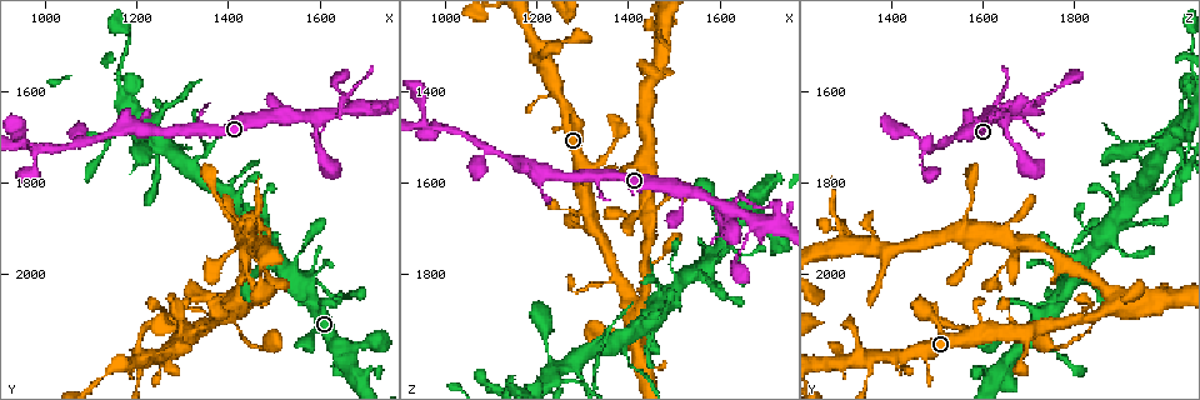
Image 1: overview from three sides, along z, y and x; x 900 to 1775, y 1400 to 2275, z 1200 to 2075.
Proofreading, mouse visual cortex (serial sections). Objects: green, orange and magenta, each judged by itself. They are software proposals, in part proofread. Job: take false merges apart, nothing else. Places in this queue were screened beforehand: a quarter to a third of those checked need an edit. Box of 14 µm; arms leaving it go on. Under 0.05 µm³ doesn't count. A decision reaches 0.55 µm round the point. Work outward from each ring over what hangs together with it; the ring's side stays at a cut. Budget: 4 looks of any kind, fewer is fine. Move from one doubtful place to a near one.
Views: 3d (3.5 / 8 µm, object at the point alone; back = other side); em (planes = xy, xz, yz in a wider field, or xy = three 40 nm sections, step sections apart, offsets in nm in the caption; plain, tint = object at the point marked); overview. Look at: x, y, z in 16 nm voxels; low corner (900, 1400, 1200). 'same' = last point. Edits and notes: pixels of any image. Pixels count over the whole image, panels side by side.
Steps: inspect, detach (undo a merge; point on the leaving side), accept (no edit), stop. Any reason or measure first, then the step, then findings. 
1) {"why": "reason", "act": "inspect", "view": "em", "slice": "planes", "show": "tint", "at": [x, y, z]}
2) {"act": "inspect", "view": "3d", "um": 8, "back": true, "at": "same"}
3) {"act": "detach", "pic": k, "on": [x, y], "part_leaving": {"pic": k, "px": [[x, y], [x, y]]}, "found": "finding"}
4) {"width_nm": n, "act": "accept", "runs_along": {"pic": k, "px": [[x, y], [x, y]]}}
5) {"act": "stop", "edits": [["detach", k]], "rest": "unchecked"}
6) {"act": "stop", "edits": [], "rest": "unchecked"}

{"why": "four arms meet", "act": "inspect", "view": "3d", "um": 3.5, "back": true, "at": [1320, 2125, 1575]}

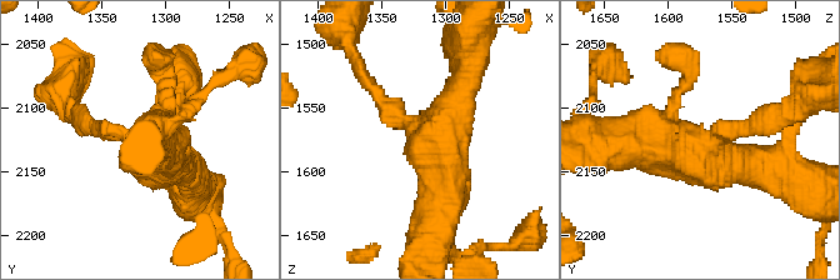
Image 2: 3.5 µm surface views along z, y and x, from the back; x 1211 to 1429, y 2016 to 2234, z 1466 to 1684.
{"arms": 4, "arm_widths_nm": [150, 200, 400, 600], "why": "shape alone is not enough", "act": "inspect", "view": "em", "slice": "xy", "step": 3, "show": "tint", "at": [1322, 2128, 1568]}

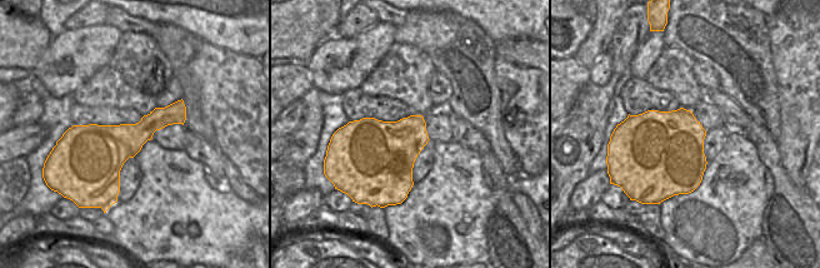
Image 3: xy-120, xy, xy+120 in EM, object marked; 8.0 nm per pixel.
{"act": "accept", "runs_along": {"pic": 2, "px": [[468, 70], [440, 141], [436, 221]]}, "found": "one cell here"}

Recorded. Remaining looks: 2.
{"why": "sharp bend", "act": "inspect", "view": "3d", "um": 3.5, "at": [1645, 1640, 1620]}

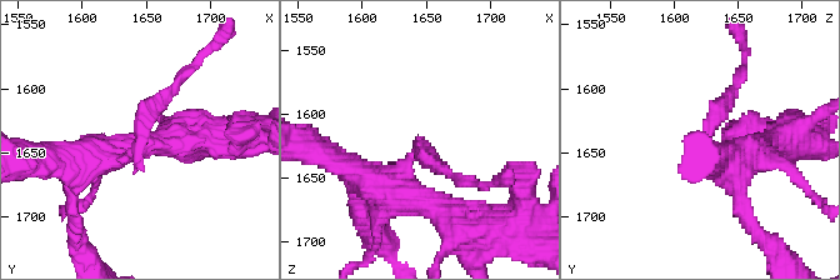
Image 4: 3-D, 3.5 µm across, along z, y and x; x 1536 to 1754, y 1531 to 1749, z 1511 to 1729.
{"act": "inspect", "view": "em", "slice": "xy", "step": 3, "show": "tint", "at": [1646, 1644, 1624]}

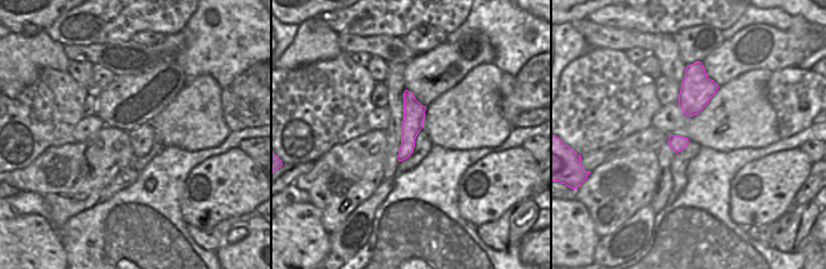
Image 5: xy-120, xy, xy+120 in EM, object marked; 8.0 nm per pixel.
{"width_nm": 180, "act": "detach", "pic": 4, "on": [714, 105], "part_leaving": {"pic": 4, "px": [[136, 149], [140, 123], [201, 53]]}, "found": "two cells meet here"}

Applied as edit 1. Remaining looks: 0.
{"act": "stop", "edits": [["detach", 4]], "rest": "unchecked"}

